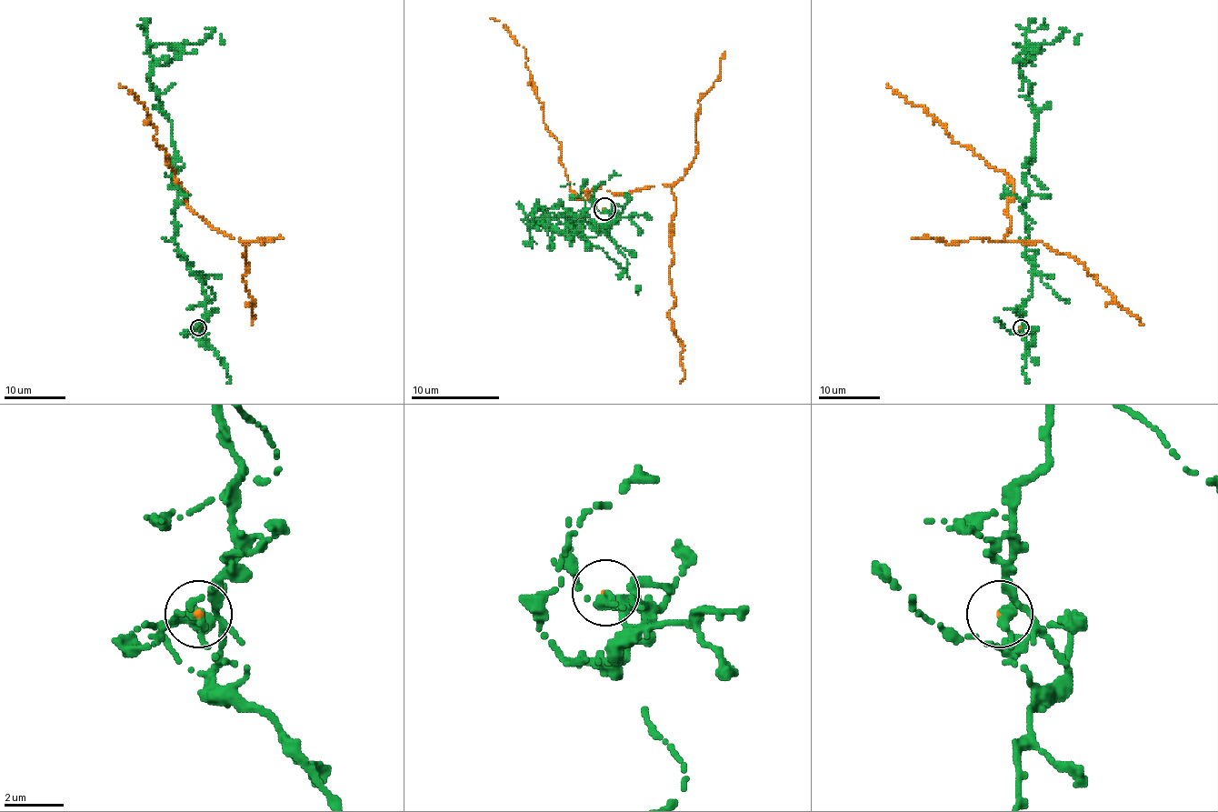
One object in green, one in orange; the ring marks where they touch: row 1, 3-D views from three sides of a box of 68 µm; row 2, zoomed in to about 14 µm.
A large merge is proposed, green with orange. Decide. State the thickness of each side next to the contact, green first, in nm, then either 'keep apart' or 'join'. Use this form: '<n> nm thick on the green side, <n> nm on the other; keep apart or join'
400 nm thick on the green side, 110 nm on the other; keep apart

